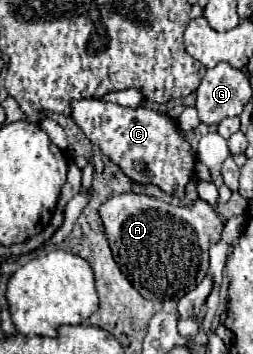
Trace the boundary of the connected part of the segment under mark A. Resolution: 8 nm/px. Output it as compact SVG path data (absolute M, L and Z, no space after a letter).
M119 194L109 198L99 208L101 220L105 224L107 240L113 250L113 258L121 272L129 278L129 282L137 288L137 292L147 300L163 300L183 298L189 290L193 290L209 270L209 246L213 242L219 242L221 230L225 226L225 220L215 212L213 206L209 206L203 200L197 200L193 206L171 206L161 200L155 200L145 194Z

